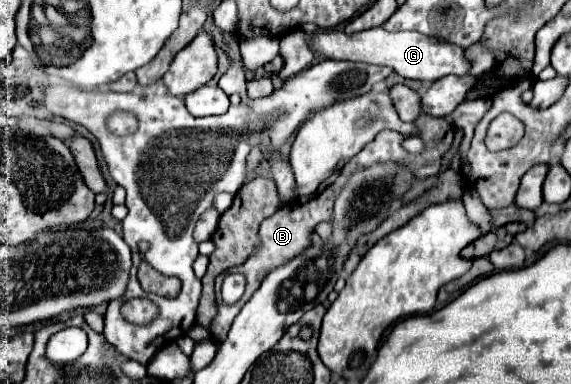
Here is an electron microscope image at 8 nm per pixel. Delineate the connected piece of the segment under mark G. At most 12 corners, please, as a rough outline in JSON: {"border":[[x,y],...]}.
{"border":[[321,31],[311,49],[405,79],[467,75],[463,49],[417,31]]}

